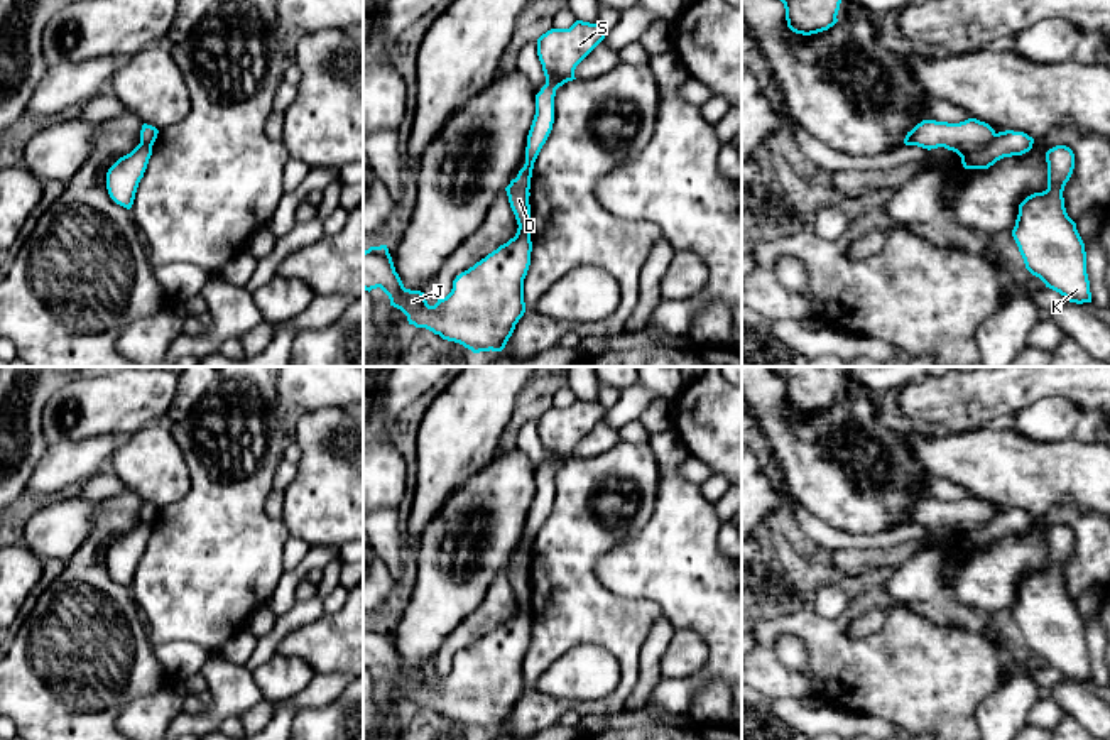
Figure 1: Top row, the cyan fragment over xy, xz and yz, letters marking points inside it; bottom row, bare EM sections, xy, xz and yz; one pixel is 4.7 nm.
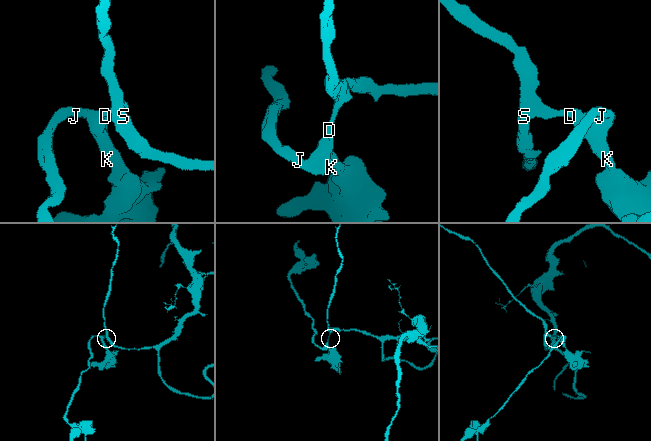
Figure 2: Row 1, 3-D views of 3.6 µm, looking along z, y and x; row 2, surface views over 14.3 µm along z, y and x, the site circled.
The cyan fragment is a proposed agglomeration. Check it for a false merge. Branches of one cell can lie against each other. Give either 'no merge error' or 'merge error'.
merge error

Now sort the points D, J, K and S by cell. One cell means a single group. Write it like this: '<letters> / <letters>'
D S / J K

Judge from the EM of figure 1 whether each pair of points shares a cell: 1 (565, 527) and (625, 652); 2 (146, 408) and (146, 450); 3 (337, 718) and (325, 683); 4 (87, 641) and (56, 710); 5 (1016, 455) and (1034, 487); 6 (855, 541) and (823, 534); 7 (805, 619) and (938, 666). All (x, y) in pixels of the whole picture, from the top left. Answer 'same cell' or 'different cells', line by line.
1: same cell
2: different cells
3: different cells
4: same cell
5: same cell
6: same cell
7: same cell

